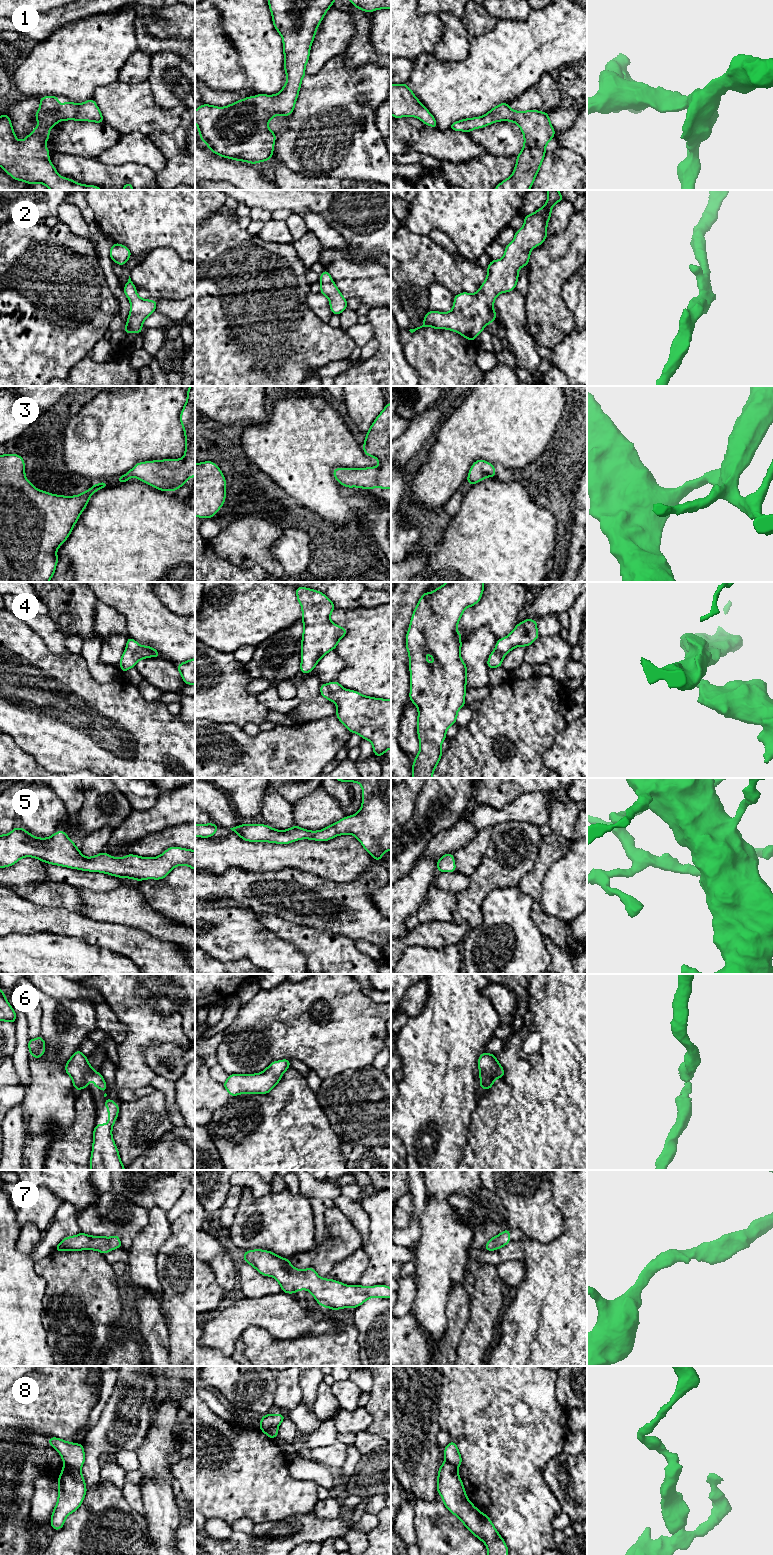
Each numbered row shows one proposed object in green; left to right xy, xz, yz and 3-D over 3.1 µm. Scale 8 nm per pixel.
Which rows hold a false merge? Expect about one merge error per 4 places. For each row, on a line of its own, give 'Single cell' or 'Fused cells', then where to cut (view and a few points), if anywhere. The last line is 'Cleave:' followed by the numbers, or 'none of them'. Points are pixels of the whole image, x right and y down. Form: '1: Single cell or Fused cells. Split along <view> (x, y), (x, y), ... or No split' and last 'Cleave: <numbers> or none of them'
1: Single cell. No split
2: Single cell. No split
3: Single cell. No split
4: Single cell. No split
5: Single cell. No split
6: Single cell. No split
7: Single cell. No split
8: Fused cells. Split along xy (65, 1464), (80, 1468)
Cleave: 8

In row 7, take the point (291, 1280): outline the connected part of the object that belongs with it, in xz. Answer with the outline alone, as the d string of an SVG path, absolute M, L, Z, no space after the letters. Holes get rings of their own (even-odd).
M262 1249L244 1251L244 1262L252 1265L260 1274L274 1277L282 1292L294 1294L307 1289L322 1307L333 1310L360 1306L366 1300L391 1297L391 1288L386 1285L363 1287L347 1286L333 1279L323 1279L312 1267L305 1270L294 1268L289 1259Z

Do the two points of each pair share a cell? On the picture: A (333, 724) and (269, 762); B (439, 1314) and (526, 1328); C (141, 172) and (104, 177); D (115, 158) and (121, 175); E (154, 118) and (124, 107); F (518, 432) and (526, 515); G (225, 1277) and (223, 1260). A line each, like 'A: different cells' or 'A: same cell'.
A: same cell
B: different cells
C: same cell
D: different cells
E: same cell
F: different cells
G: same cell

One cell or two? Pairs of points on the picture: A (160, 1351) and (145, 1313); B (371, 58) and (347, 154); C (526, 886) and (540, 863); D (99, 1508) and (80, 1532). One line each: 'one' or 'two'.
A: one
B: two
C: one
D: one

